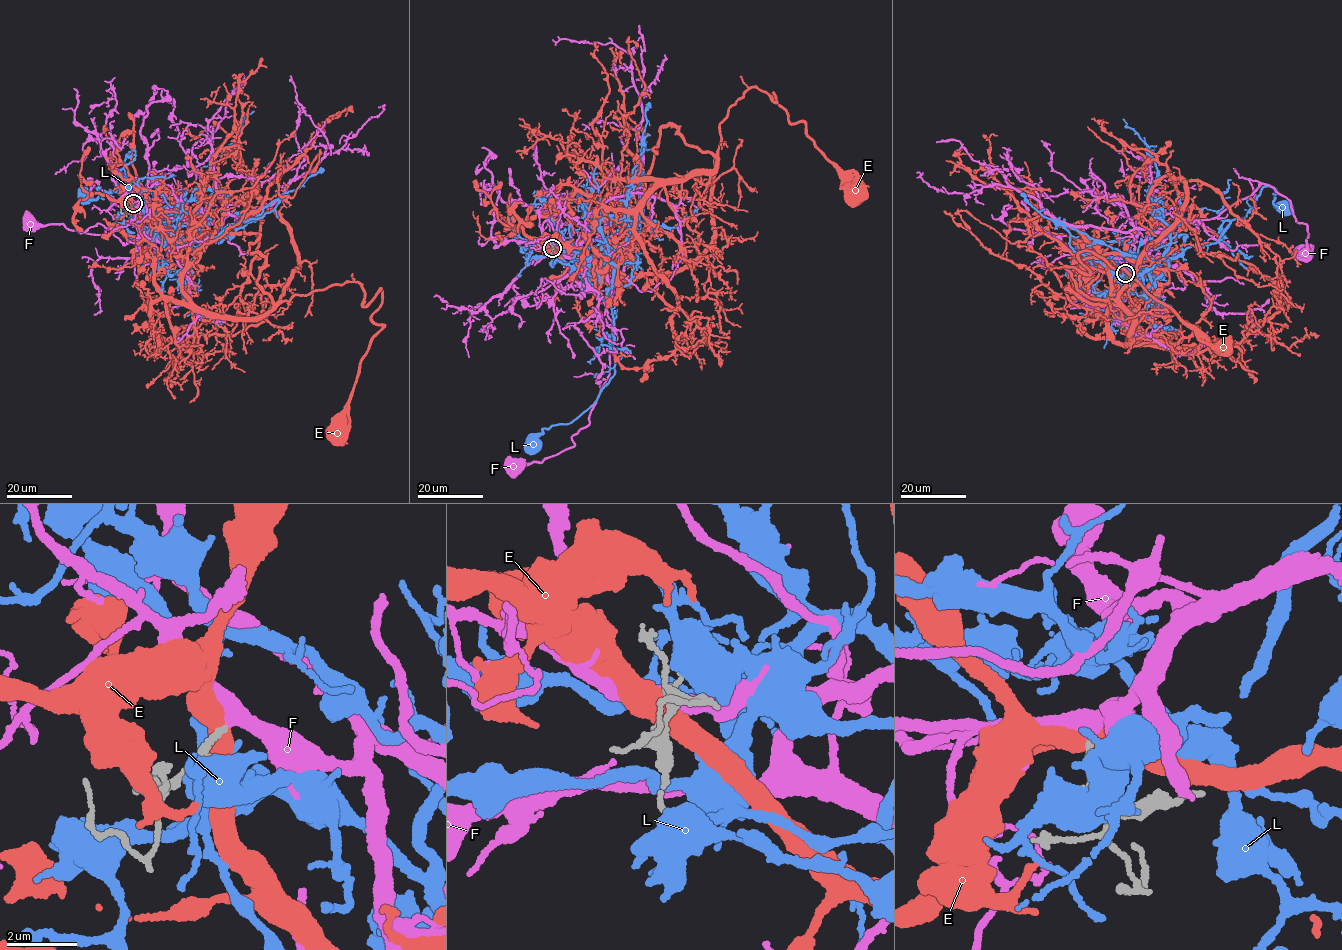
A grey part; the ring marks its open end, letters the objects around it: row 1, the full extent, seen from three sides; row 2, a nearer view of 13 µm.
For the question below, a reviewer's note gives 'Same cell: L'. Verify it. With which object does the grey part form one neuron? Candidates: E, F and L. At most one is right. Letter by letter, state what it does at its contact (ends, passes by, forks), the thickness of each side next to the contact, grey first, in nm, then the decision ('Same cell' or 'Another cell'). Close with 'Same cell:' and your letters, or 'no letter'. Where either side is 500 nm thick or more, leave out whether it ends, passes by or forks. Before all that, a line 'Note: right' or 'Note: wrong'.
Note: wrong
E: Thickness 130 nm (grey) against 500 nm. Another cell
F: It passes by. Thickness 120 nm (grey) against 440 nm. Same cell
L: Thickness 130 nm (grey) against 800 nm. Another cell
Same cell: F

